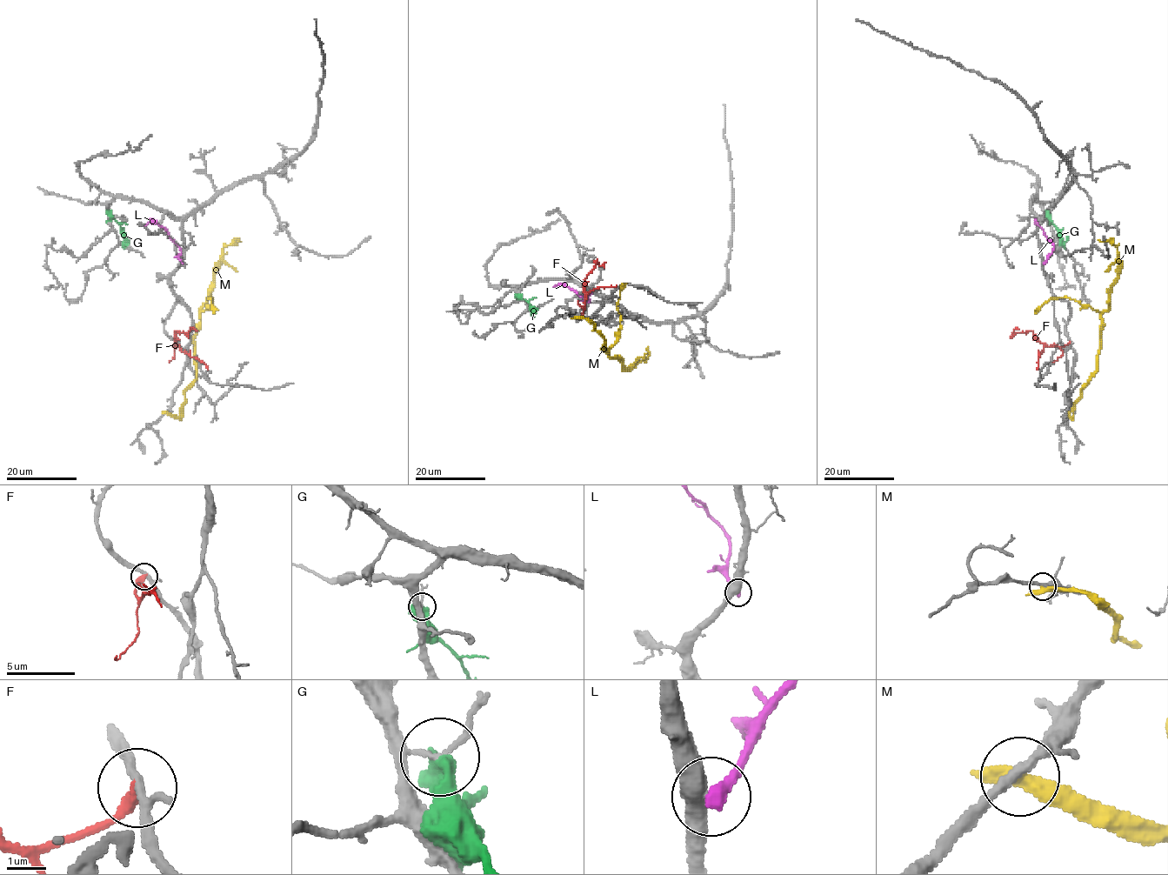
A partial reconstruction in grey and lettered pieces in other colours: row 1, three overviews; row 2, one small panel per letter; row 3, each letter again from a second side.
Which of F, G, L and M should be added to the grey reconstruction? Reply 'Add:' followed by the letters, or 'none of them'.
Add: none of them

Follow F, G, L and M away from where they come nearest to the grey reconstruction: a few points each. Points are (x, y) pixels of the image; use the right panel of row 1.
F: (1070, 342), (1061, 347), (1046, 346), (1030, 330), (1015, 333), (1017, 329), (1013, 330)
G: (1046, 210), (1046, 216), (1057, 230), (1062, 243), (1067, 236)
L: (1044, 263), (1053, 244), (1037, 226)
M: (1068, 412), (1072, 416), (1081, 388), (1097, 370), (1102, 314), (1117, 277), (1117, 247), (1097, 239)

